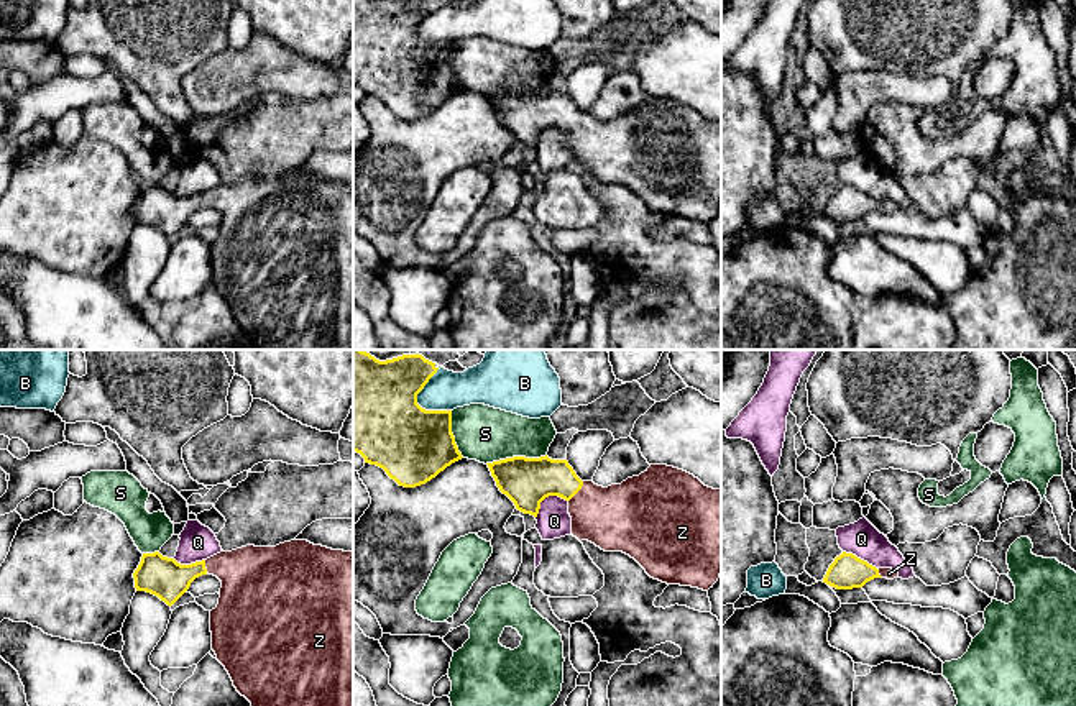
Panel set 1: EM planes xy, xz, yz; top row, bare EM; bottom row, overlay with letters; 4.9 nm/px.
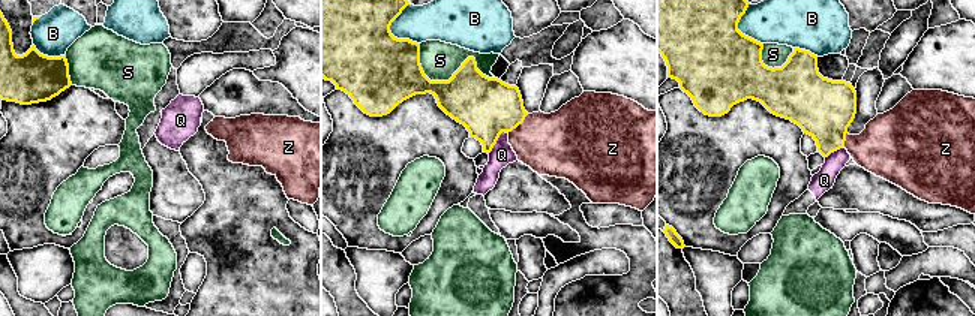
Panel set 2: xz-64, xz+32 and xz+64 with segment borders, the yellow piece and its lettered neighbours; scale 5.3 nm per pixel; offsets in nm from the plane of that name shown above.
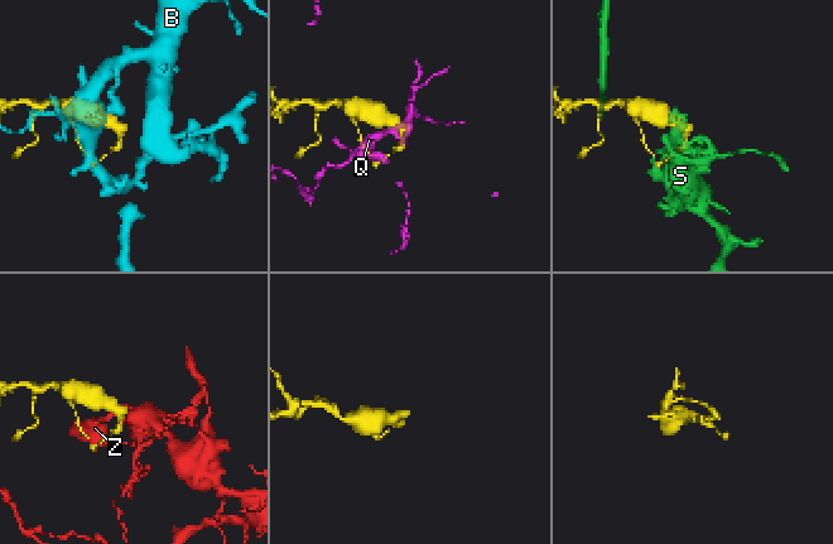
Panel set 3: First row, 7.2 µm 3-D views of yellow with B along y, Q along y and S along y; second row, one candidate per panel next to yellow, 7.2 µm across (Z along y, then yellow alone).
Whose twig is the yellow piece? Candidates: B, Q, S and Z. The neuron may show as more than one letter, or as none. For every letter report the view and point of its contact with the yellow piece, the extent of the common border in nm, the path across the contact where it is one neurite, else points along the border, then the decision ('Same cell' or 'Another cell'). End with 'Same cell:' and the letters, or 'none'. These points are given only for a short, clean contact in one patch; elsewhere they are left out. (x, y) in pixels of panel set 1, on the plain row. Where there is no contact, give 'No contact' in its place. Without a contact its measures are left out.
B: Touches yellow at xz (416, 35). Shared border 220 nm. Another cell
Q: Touches yellow at xz (546, 128). Shared border 180 nm. Boundary: xz (567, 132), (547, 128), (541, 135), (536, 150). Another cell
S: Touches yellow at xz (515, 89). Shared border 300 nm. Another cell
Z: Touches yellow at xz (579, 122). Shared border 130 nm. Path across: xz (529, 114), (562, 114), (579, 122), (605, 148), (621, 150). Same cell
Same cell: Z

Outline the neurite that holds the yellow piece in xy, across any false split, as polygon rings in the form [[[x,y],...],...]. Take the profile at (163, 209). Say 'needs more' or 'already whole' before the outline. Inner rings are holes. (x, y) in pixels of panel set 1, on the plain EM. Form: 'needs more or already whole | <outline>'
needs more | [[[291,172],[276,179],[246,177],[232,184],[222,182],[207,192],[191,197],[181,197],[174,190],[154,184],[143,186],[133,210],[136,223],[151,225],[168,238],[172,238],[195,210],[207,205],[222,213],[218,236],[210,243],[212,282],[228,304],[237,323],[251,335],[256,350],[353,350],[353,184],[332,182],[307,172]]]

